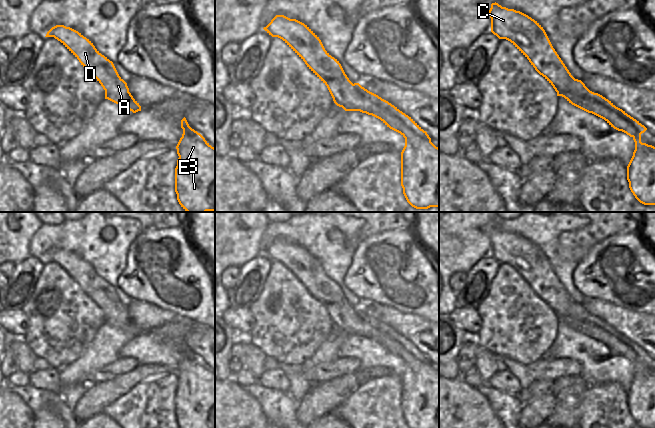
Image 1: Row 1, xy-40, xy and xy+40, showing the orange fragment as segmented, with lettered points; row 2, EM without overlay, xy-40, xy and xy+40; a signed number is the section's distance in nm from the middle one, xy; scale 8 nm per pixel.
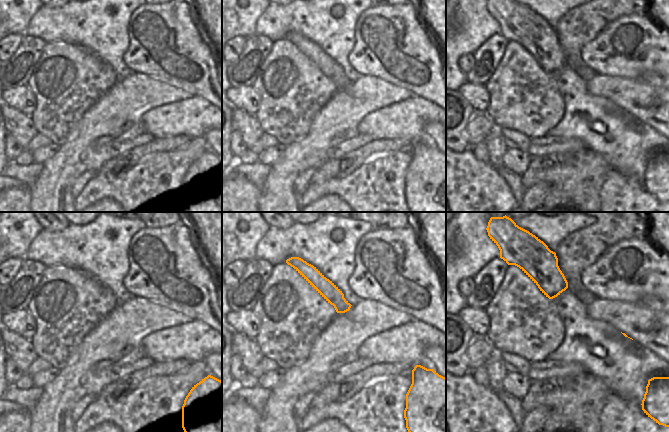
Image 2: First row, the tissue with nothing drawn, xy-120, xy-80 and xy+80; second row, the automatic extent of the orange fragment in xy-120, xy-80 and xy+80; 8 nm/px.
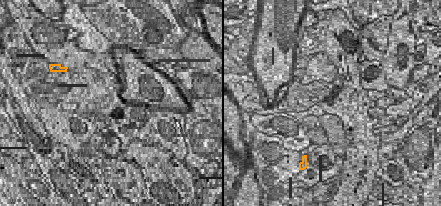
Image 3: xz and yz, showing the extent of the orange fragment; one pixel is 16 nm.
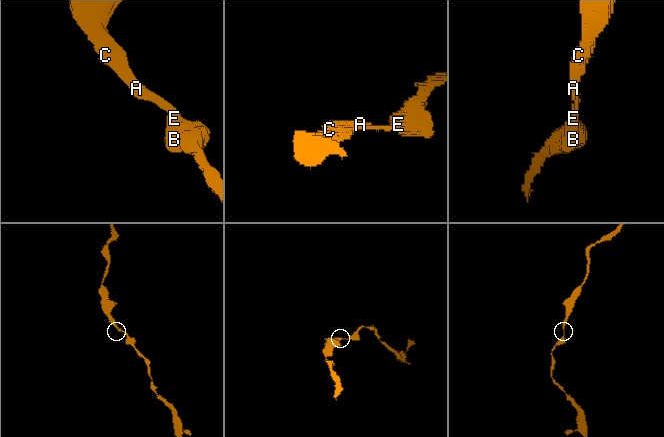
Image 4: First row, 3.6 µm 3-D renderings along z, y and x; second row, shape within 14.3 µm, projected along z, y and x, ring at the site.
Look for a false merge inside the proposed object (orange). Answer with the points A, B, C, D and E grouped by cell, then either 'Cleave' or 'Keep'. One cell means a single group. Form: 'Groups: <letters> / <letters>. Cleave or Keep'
Groups: A B C D E. Keep

